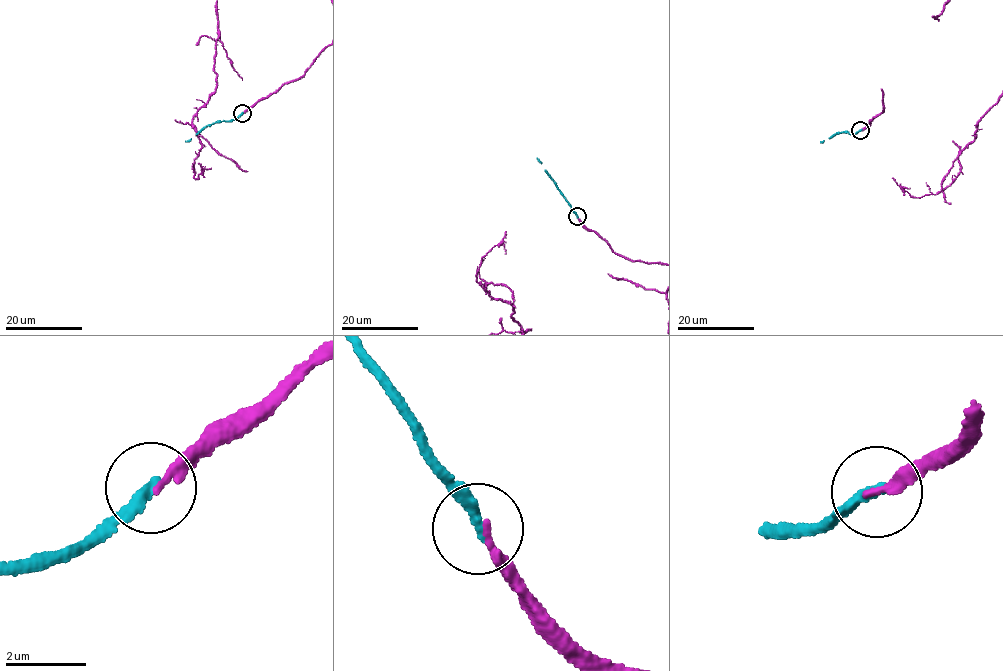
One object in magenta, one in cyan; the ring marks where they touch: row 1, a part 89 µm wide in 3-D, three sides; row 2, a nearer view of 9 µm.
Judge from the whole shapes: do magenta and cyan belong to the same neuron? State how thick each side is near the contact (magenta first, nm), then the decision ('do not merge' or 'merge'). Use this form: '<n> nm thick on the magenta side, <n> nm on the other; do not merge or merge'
200 nm thick on the magenta side, 280 nm on the other; do not merge

